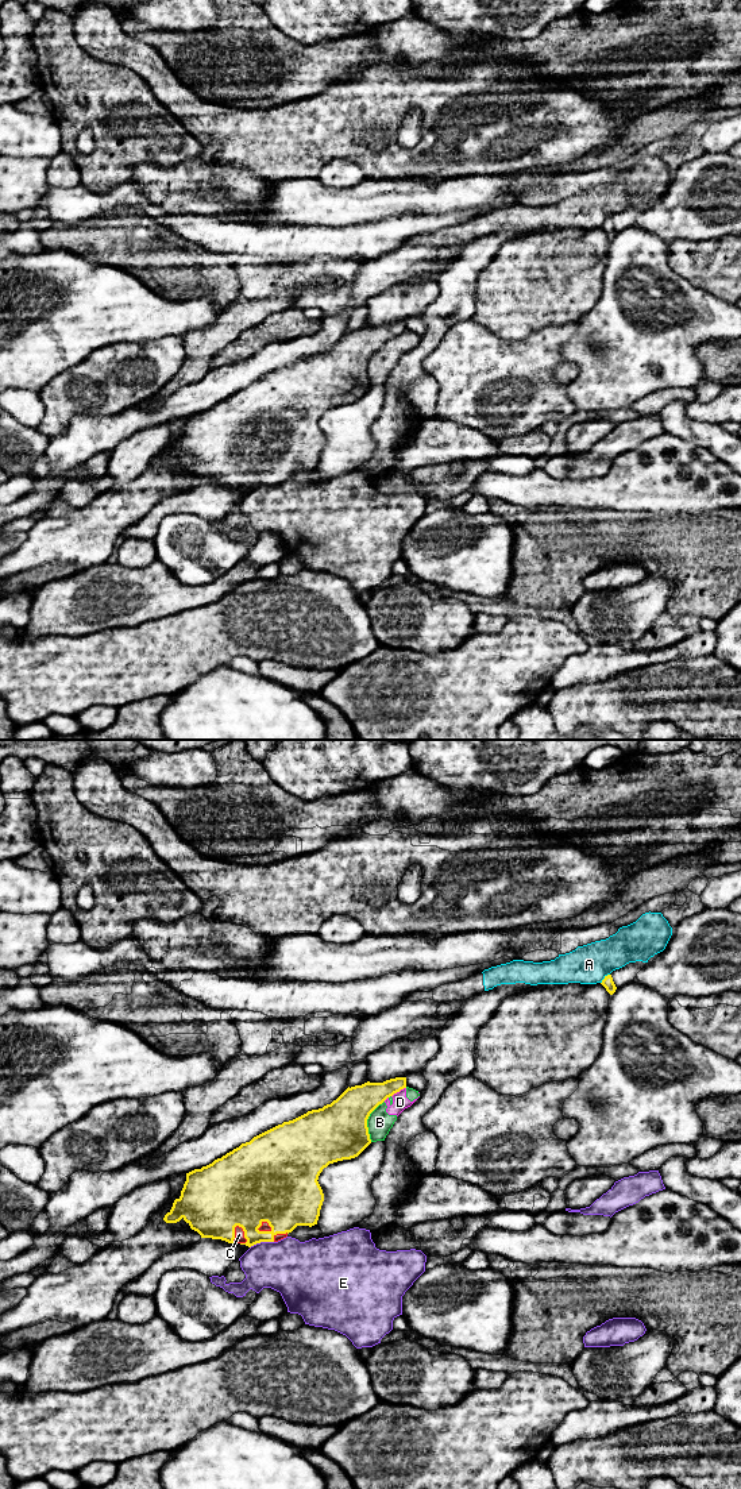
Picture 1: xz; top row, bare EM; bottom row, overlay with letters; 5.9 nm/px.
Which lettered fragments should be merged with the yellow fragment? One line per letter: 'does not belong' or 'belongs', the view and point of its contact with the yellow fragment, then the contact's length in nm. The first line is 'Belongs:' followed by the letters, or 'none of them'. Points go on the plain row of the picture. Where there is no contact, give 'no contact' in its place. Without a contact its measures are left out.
Belongs: C
A: does not belong; meets yellow in xz at (604, 223); contact 80 nm long
B: does not belong; meets yellow in xz at (366, 365); contact 260 nm long
C: belongs; meets yellow in xz at (244, 478); contact 130 nm long
D: does not belong; meets yellow in xz at (398, 335); contact 110 nm long
E: does not belong; meets yellow in xz at (261, 485); contact 150 nm long

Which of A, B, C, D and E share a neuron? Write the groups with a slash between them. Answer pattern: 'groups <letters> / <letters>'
groups A / B D / C / E

